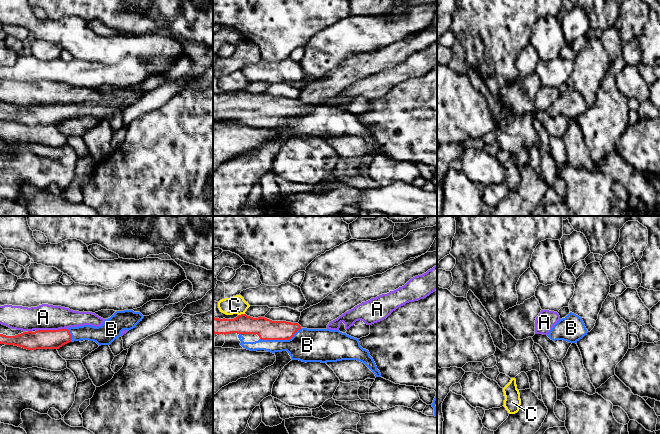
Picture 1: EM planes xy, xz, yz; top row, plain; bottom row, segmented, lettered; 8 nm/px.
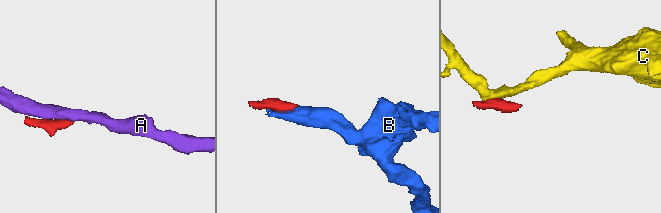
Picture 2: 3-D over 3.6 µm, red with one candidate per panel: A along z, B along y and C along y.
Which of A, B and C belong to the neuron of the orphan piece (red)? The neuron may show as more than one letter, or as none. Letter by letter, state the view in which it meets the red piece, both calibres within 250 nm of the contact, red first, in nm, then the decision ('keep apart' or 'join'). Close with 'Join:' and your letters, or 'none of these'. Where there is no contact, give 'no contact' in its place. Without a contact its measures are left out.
A: contact in xy; calibres 160 and 200 nm; keep apart
B: contact in xz; calibres 170 and 280 nm; join
C: contact in xz; calibres 170 and 140 nm; keep apart
Join: B

